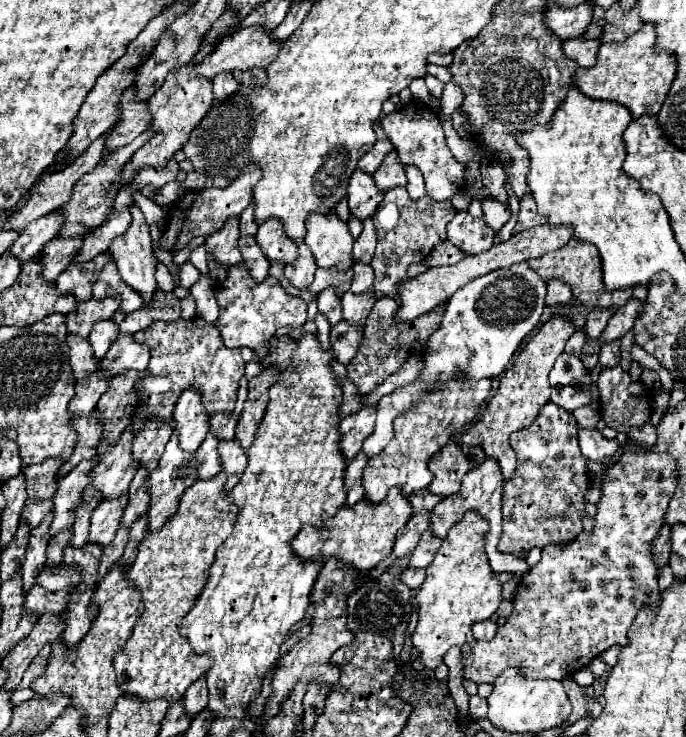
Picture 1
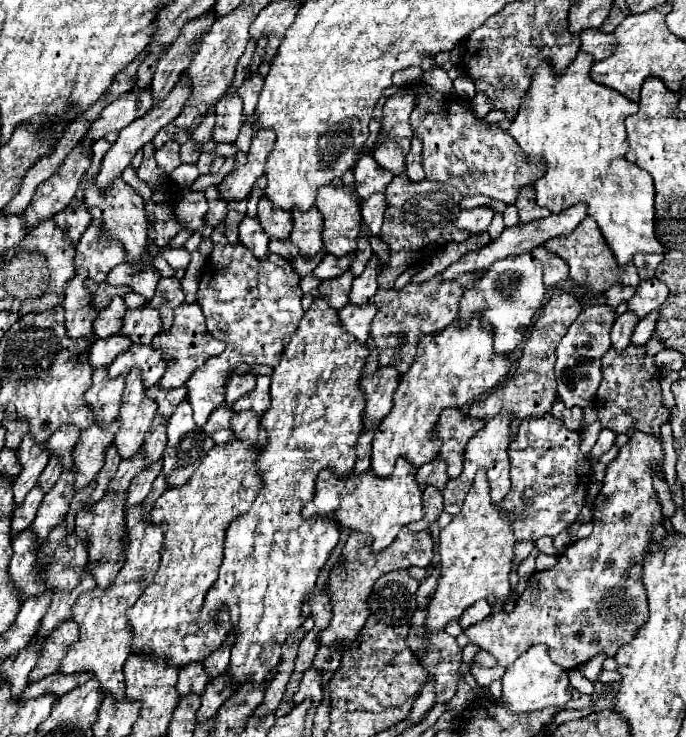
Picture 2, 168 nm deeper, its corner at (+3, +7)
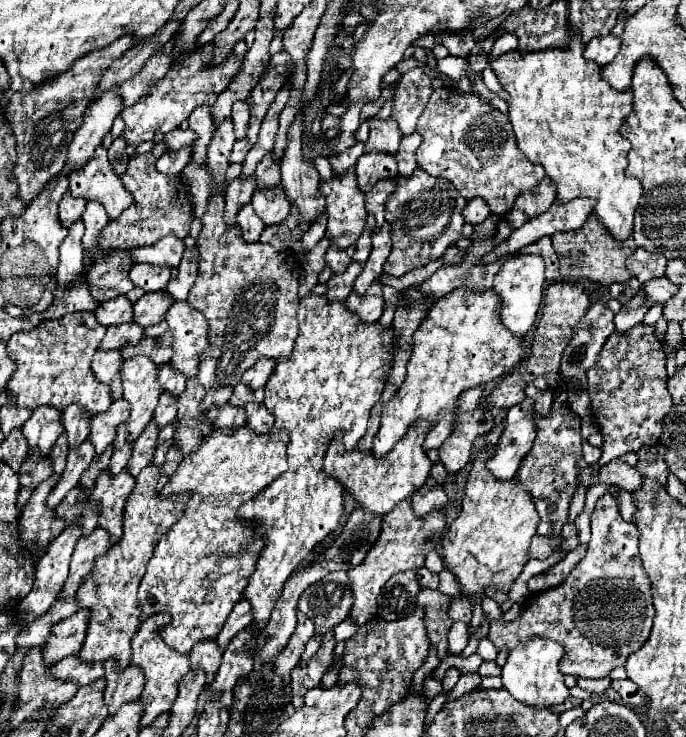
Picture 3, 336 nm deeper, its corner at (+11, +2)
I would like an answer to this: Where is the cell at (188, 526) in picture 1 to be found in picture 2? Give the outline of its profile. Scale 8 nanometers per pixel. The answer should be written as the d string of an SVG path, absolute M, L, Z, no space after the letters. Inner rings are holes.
M241 441L215 445L189 483L167 487L155 501L149 519L153 523L167 523L167 529L161 565L137 603L127 611L129 625L133 627L133 651L147 651L165 657L177 667L185 667L191 661L207 659L227 637L229 615L221 615L221 623L197 623L195 619L201 613L209 587L217 579L229 523L249 511L261 489L261 477L257 475L257 467L253 467L257 451L261 447L249 447L249 443Z

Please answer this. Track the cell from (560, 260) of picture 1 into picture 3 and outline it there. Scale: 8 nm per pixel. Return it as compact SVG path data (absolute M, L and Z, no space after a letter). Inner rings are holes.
M589 216L587 222L579 230L555 234L551 238L551 242L553 242L553 248L559 256L563 278L589 278L591 282L601 284L601 286L611 286L613 282L625 284L631 278L631 274L625 268L625 260L633 250L637 250L637 246L633 244L631 238L625 244L617 244L605 232L605 228L601 228L601 224L597 222L595 216Z

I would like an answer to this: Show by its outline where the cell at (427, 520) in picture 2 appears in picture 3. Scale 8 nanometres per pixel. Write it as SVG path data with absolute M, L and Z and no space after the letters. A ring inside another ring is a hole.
M429 478L423 484L421 494L417 494L411 500L411 506L413 506L413 512L417 518L425 518L429 512L441 510L445 506L445 502L447 502L447 494L443 492L443 488L433 478Z

